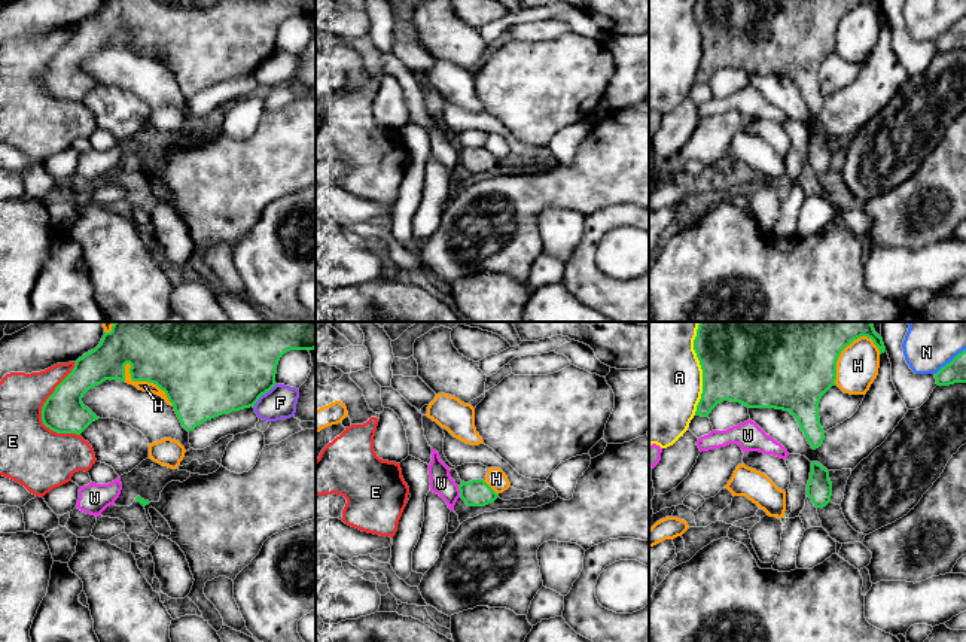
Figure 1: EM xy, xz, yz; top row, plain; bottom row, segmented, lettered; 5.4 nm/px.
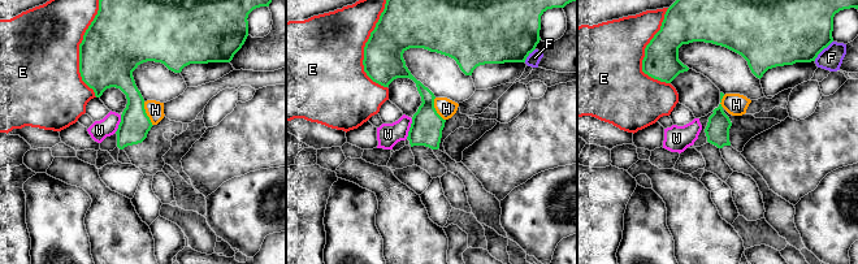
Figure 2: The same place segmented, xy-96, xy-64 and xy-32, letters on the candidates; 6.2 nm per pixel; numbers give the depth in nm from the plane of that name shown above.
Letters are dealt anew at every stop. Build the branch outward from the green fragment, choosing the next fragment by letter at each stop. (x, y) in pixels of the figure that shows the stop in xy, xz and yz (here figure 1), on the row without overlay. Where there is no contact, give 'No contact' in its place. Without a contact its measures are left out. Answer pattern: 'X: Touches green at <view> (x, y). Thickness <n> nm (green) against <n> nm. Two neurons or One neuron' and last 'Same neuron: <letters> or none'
A: Touches green at yz (703, 40). Thickness 380 nm (green) against 500 nm. Two neurons
E: Touches green at xy (46, 66). Thickness 220 nm (green) against 280 nm. Two neurons
F: Touches green at xy (262, 60). Thickness 440 nm (green) against 180 nm. Two neurons
H: Touches green at xy (145, 46). Thickness 380 nm (green) against 60 nm. Two neurons
N: Touches green at yz (951, 27). Thickness 120 nm (green) against 220 nm. Two neurons
W: Touches green at xz (460, 158). Thickness 140 nm (green) against 130 nm. Two neurons
Same neuron: none

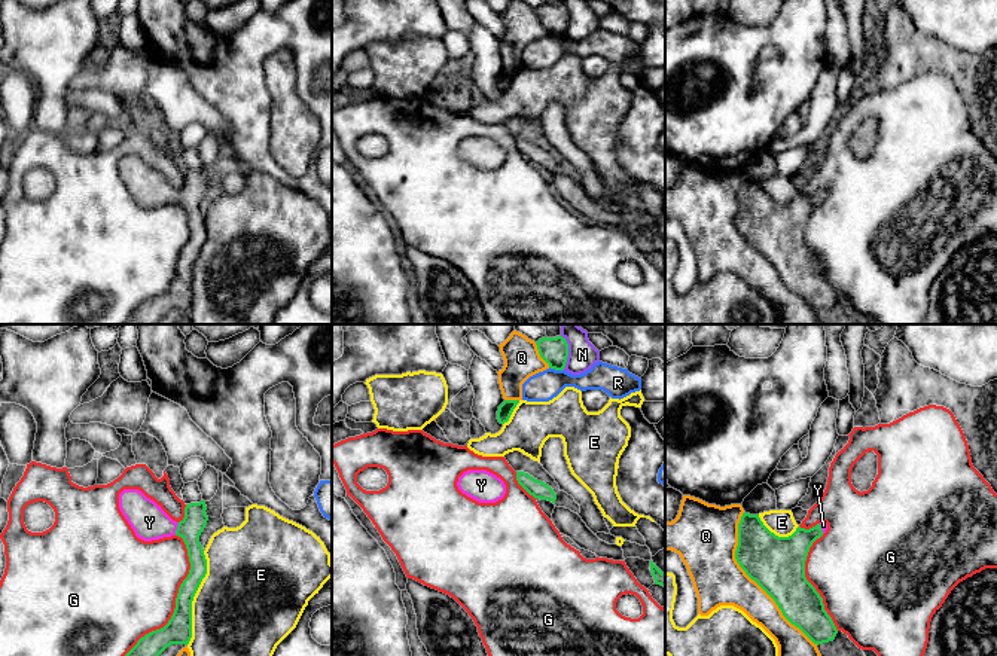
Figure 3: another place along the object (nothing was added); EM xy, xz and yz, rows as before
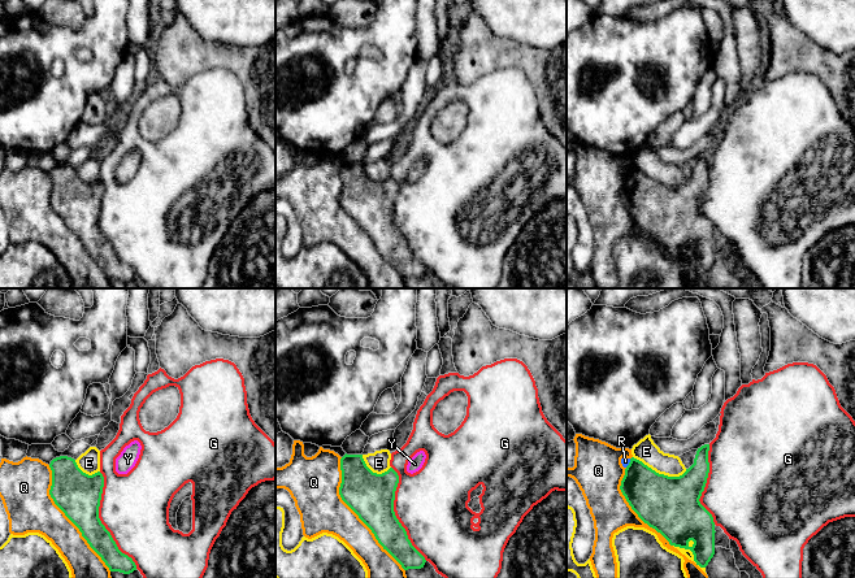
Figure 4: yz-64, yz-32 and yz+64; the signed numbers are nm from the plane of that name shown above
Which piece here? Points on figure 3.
E: Touches green at xy (192, 265). Thickness 140 nm (green) against 480 nm. Two neurons
G: Touches green at xy (176, 268). Thickness 140 nm (green) against 480 nm. Two neurons
N: Touches green at xz (567, 20). Thickness 150 nm (green) against 160 nm. Two neurons
Q: Touches green at yz (753, 246). Thickness 300 nm (green) against 280 nm. Two neurons
R: Touches green at xz (557, 36). Thickness 150 nm (green) against 160 nm. Two neurons
Y: Touches green at xy (177, 195). Thickness 130 nm (green) against 190 nm. One neuron
Same neuron: Y

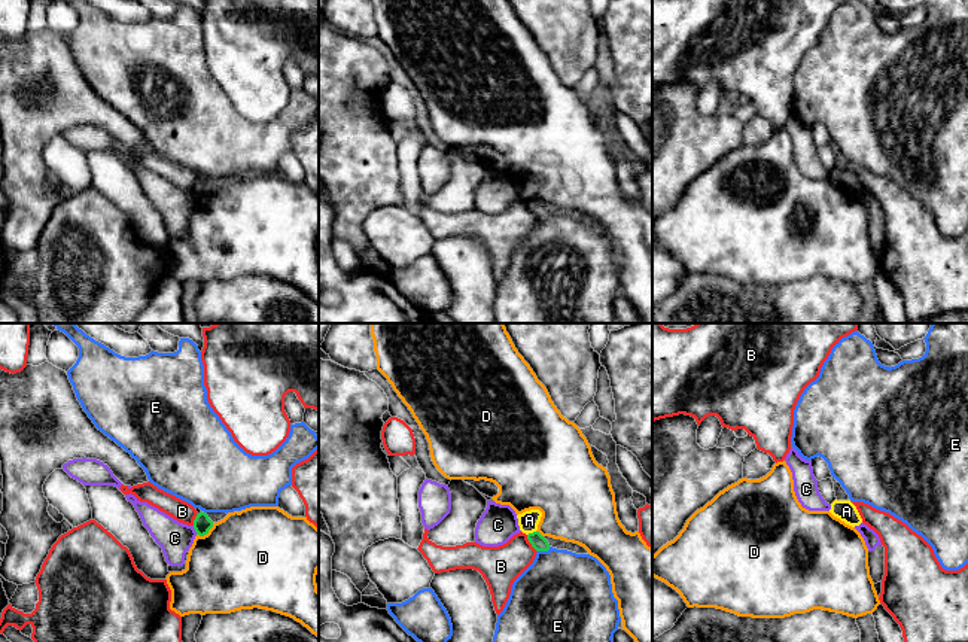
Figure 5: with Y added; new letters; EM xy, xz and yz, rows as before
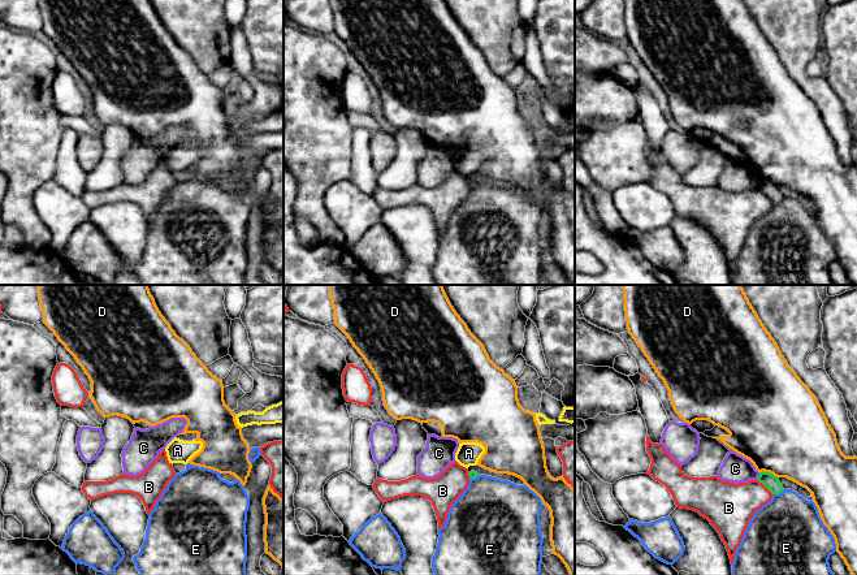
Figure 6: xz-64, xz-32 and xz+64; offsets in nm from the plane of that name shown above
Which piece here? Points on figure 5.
A: Touches green at xz (530, 200). Thickness 80 nm (green) against 110 nm. Two neurons
B: Touches green at xz (530, 209). Thickness 80 nm (green) against 220 nm. Two neurons
C: Touches green at xy (195, 197). Thickness 90 nm (green) against 180 nm. Two neurons
D: Touches green at xy (206, 200). Thickness 90 nm (green) against 500 nm. Two neurons
E: Touches green at xz (544, 216). Thickness 80 nm (green) against 460 nm. Two neurons
Same neuron: none

